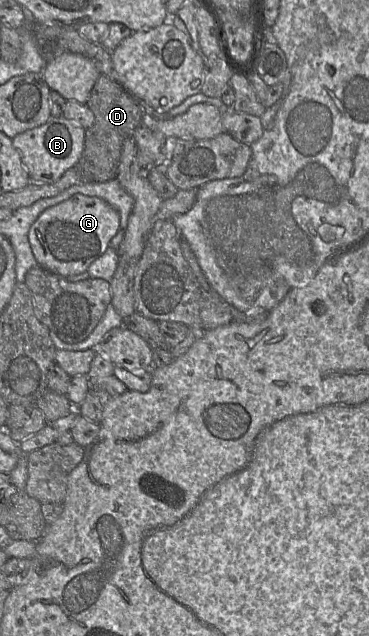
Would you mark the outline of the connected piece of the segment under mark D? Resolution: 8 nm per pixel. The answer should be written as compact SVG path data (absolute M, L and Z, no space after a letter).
M100 74L86 105L94 114L94 123L85 129L84 149L75 166L84 179L84 184L104 183L117 177L124 140L144 123L144 111L139 102L117 81Z

